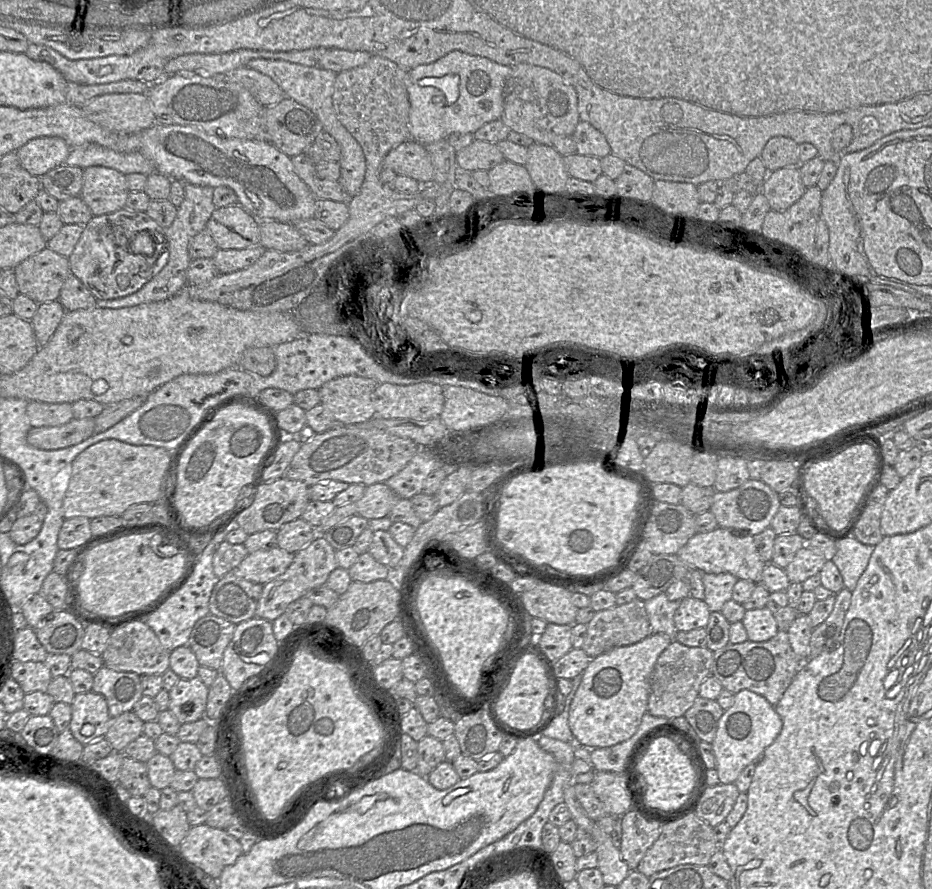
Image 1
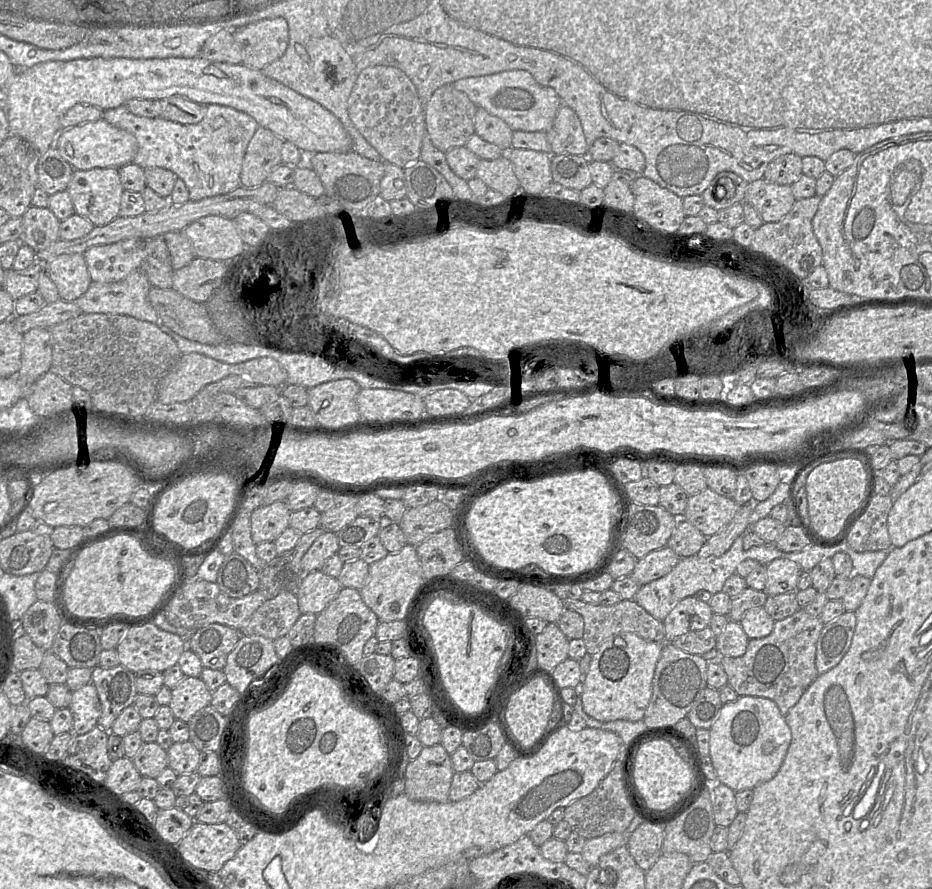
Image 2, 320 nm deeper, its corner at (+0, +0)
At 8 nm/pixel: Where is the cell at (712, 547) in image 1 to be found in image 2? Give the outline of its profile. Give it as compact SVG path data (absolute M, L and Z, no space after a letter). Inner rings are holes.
M665 546L637 560L629 576L640 585L645 585L668 574L678 564L680 559L681 557L677 553L670 547Z

